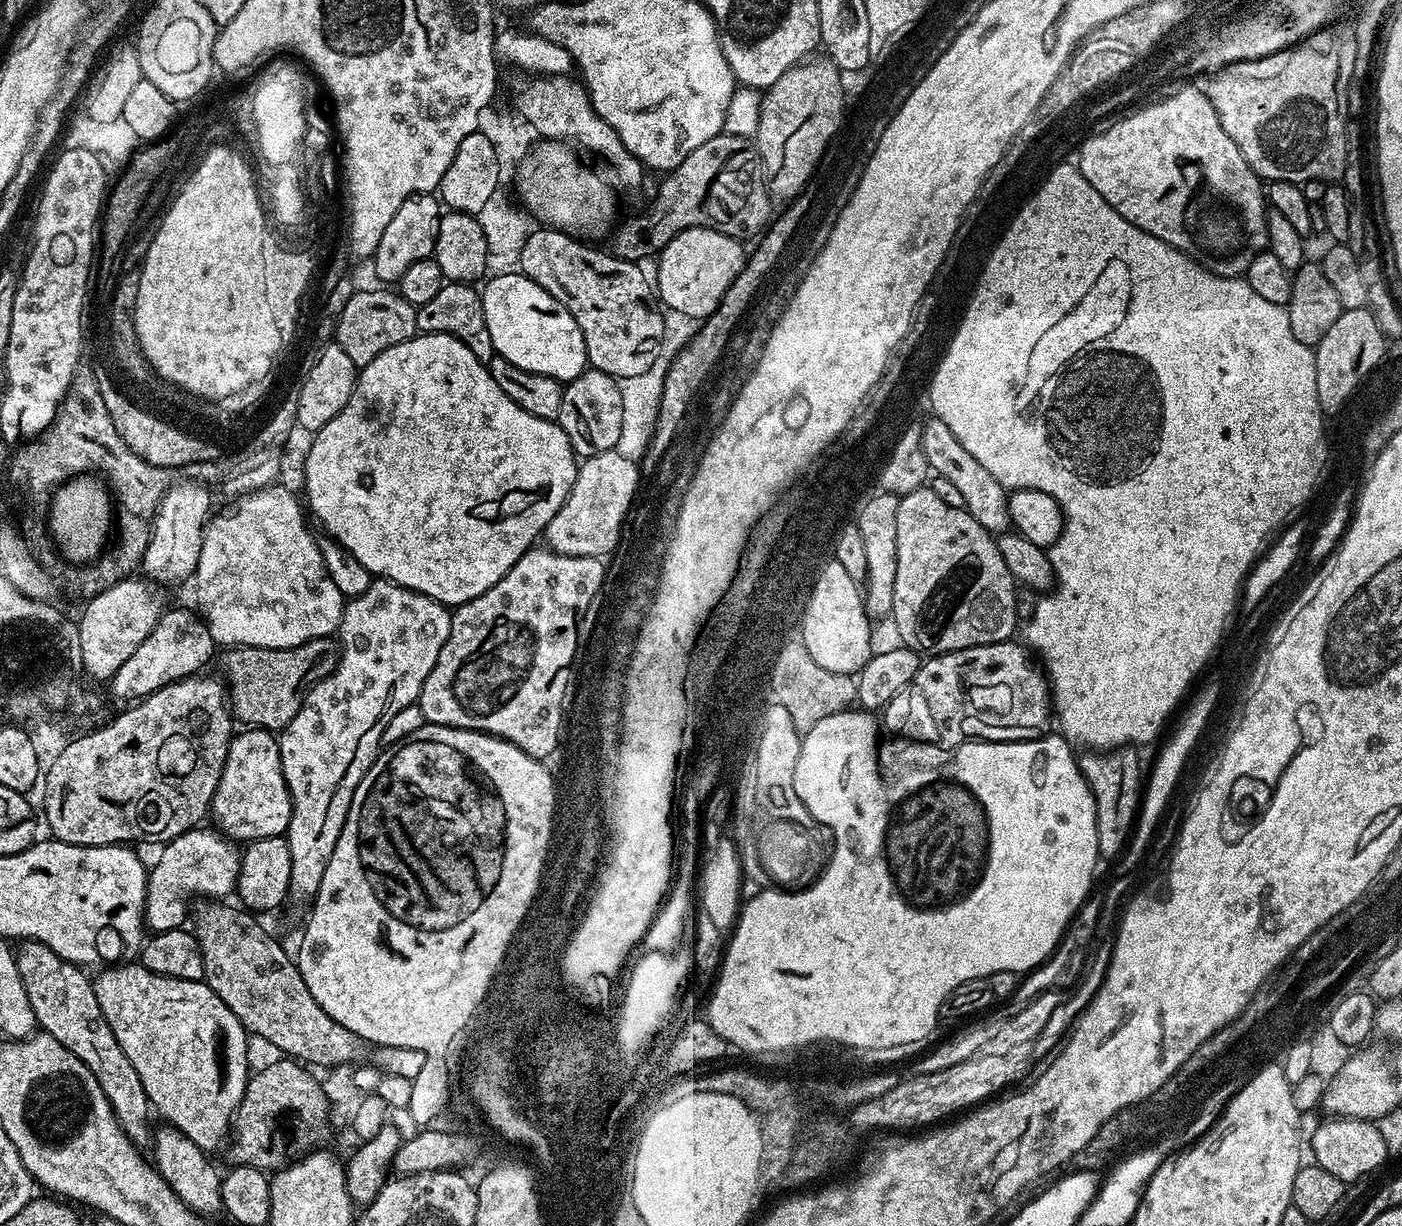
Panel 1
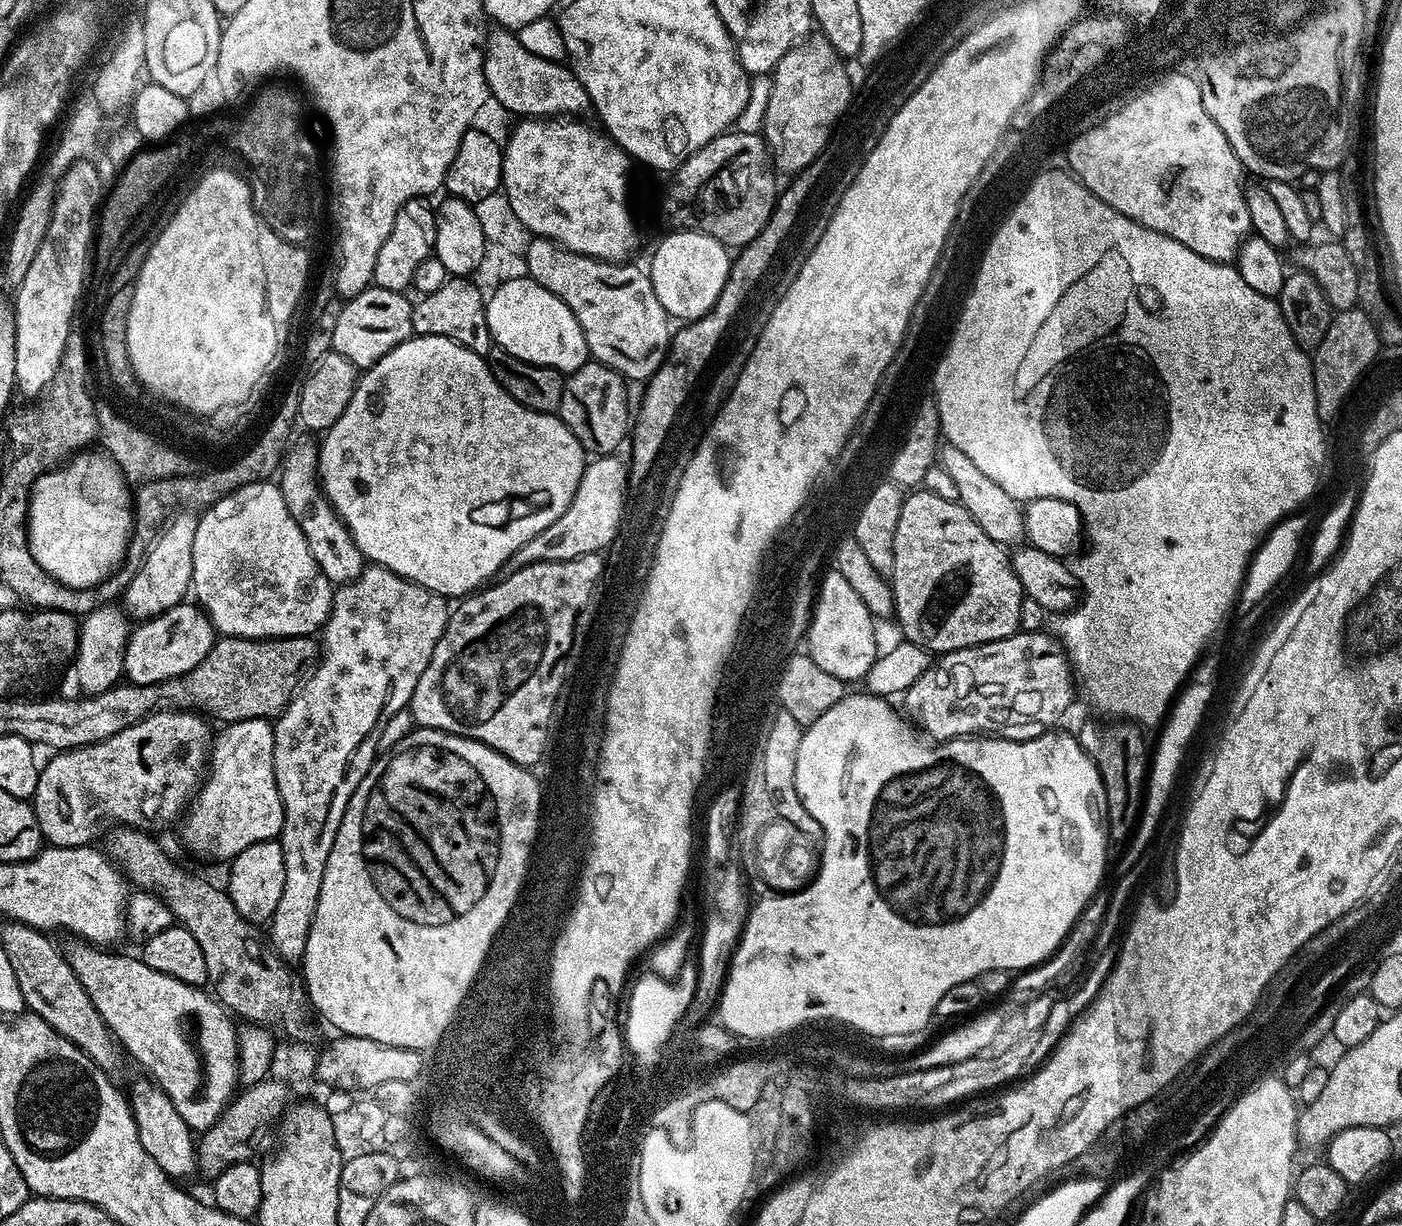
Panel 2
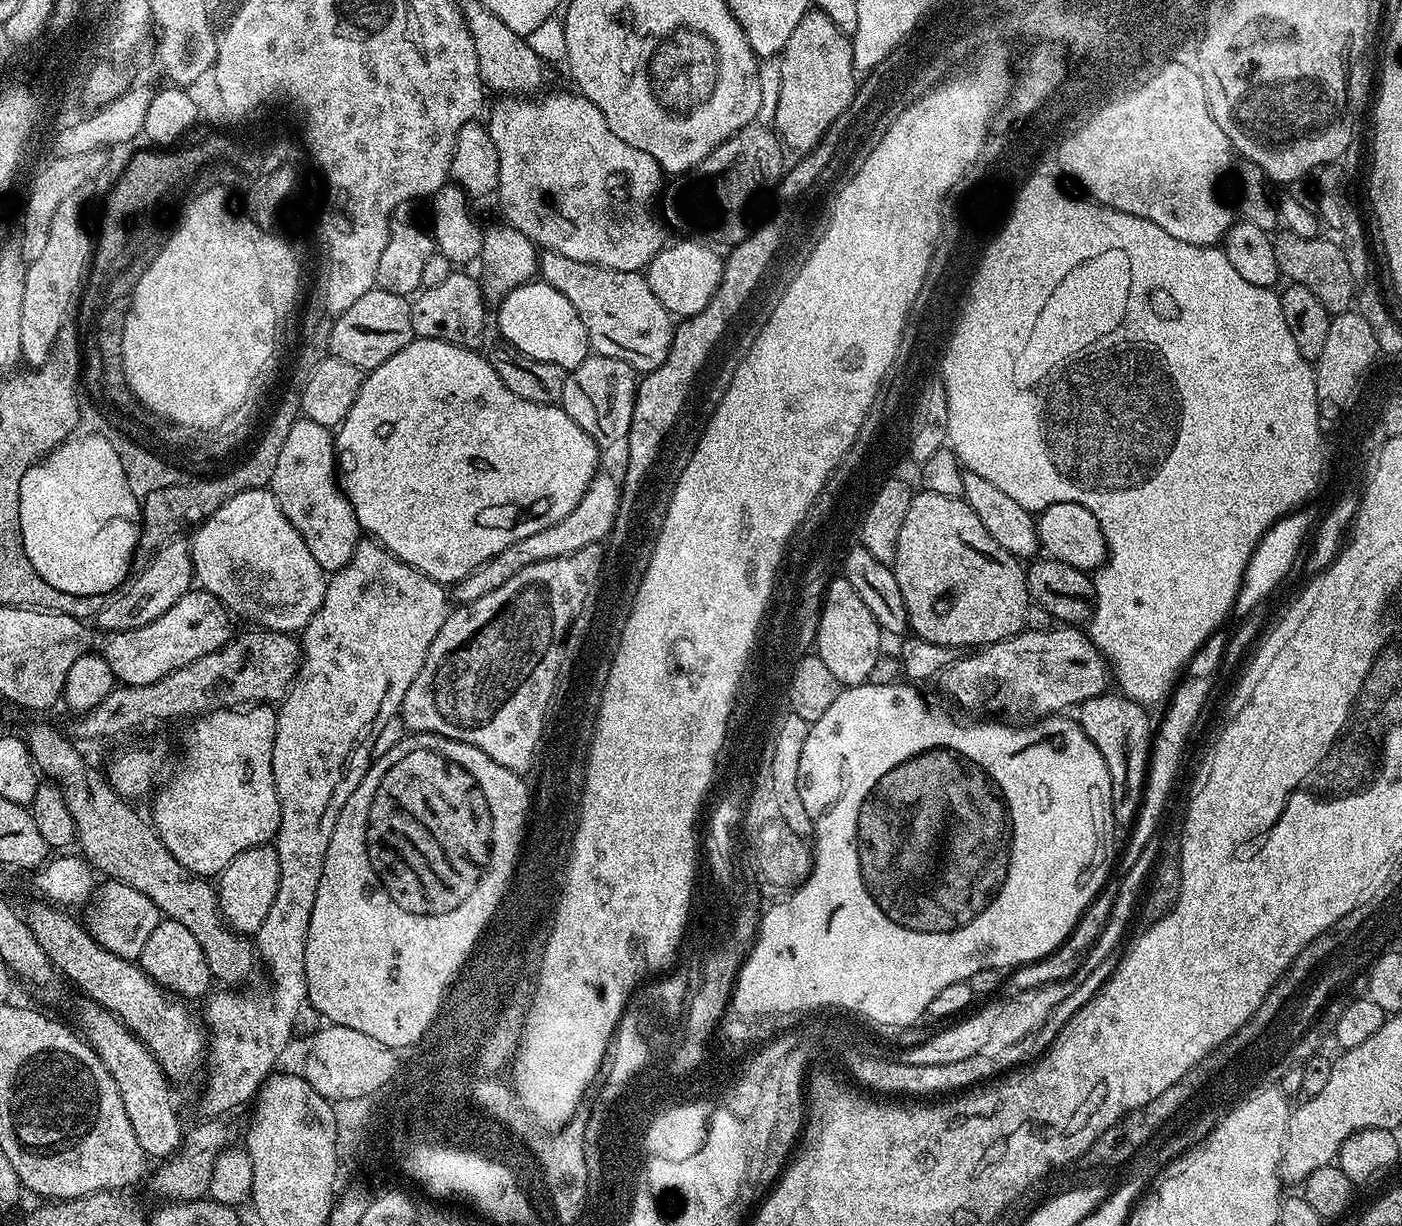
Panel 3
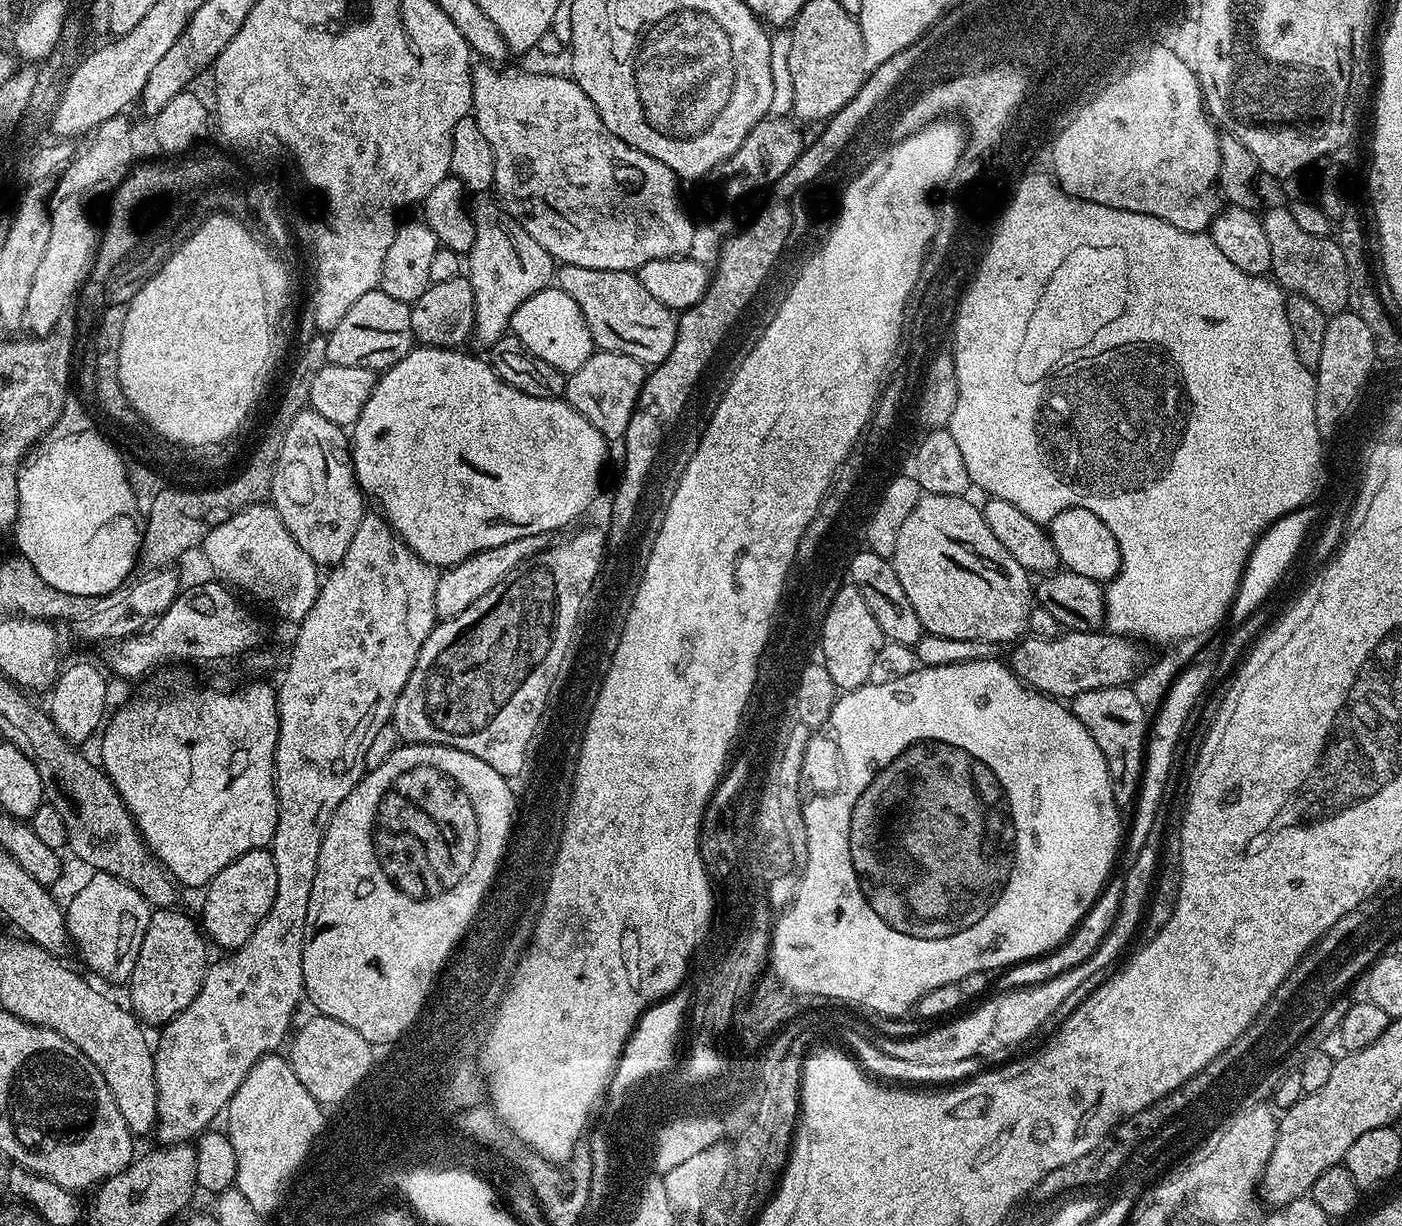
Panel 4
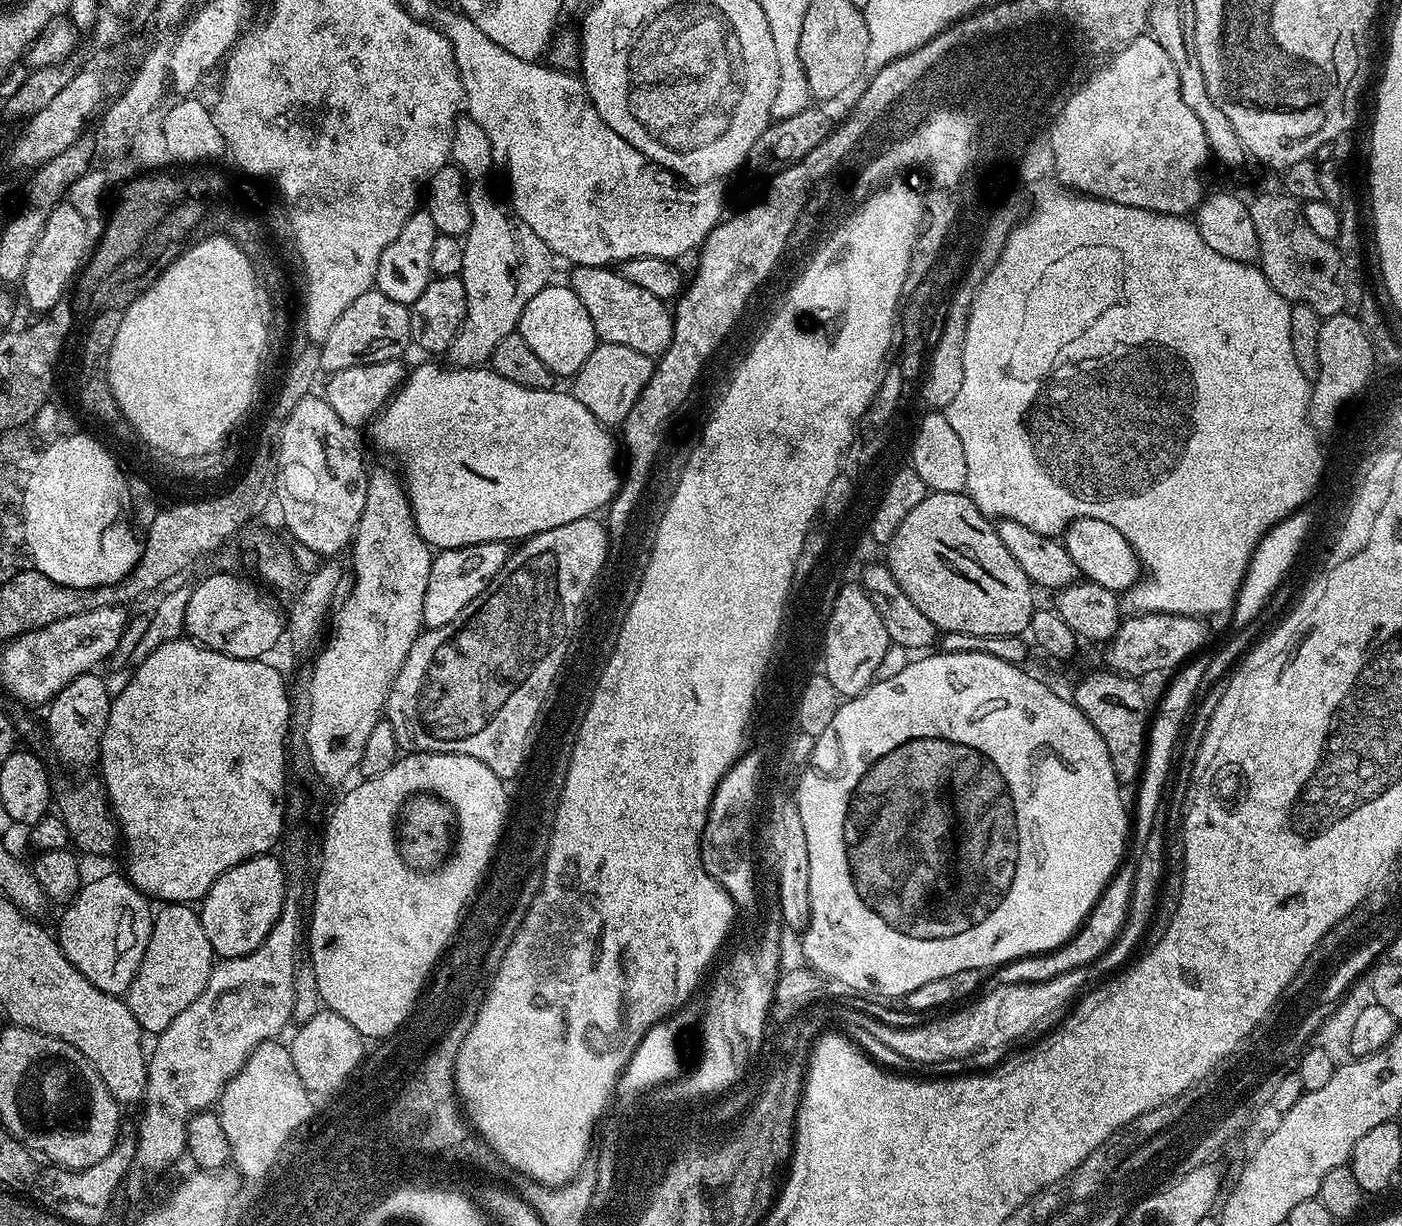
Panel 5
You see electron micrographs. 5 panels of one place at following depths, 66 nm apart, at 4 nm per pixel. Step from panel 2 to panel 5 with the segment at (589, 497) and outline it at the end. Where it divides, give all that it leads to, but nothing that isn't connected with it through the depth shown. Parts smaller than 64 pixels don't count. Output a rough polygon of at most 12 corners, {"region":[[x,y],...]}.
{"region":[[505,541],[432,557],[424,628],[454,622],[506,566]]}

